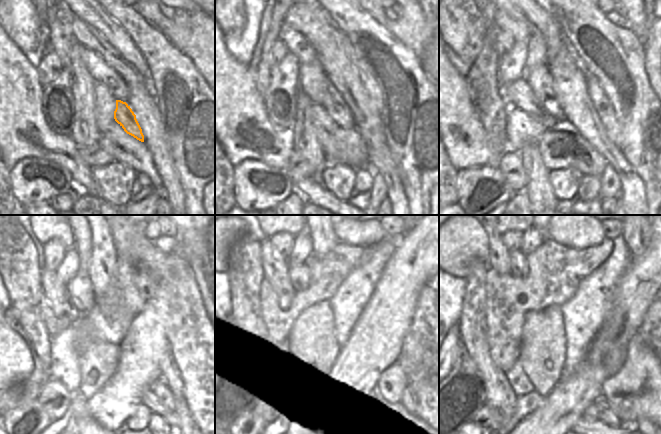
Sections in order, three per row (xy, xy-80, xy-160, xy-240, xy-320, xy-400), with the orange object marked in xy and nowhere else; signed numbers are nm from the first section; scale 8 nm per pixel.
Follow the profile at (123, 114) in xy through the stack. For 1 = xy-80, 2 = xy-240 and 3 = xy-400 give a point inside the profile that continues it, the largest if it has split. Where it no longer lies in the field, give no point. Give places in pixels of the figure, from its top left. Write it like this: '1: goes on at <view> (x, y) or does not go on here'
1: goes on at xy-80 (335, 105)
2: goes on at xy-240 (80, 288)
3: goes on at xy-400 (519, 264)

